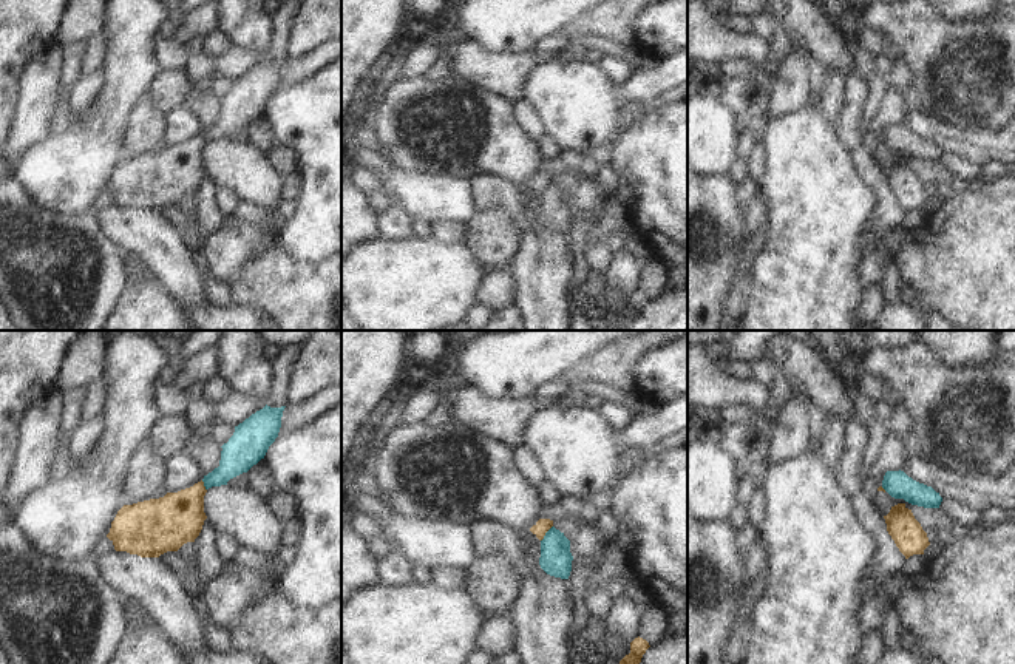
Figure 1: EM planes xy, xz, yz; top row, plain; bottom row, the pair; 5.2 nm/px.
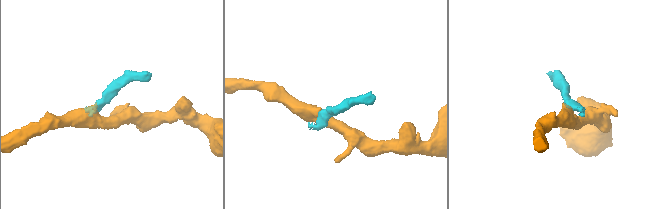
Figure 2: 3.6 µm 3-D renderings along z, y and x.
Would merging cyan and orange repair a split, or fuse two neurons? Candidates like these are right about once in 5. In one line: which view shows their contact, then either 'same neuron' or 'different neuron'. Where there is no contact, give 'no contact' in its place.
meets cyan in xz; different neuron

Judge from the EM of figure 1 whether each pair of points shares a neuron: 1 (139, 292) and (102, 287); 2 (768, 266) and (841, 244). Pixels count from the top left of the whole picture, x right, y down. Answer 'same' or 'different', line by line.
1: different
2: same

